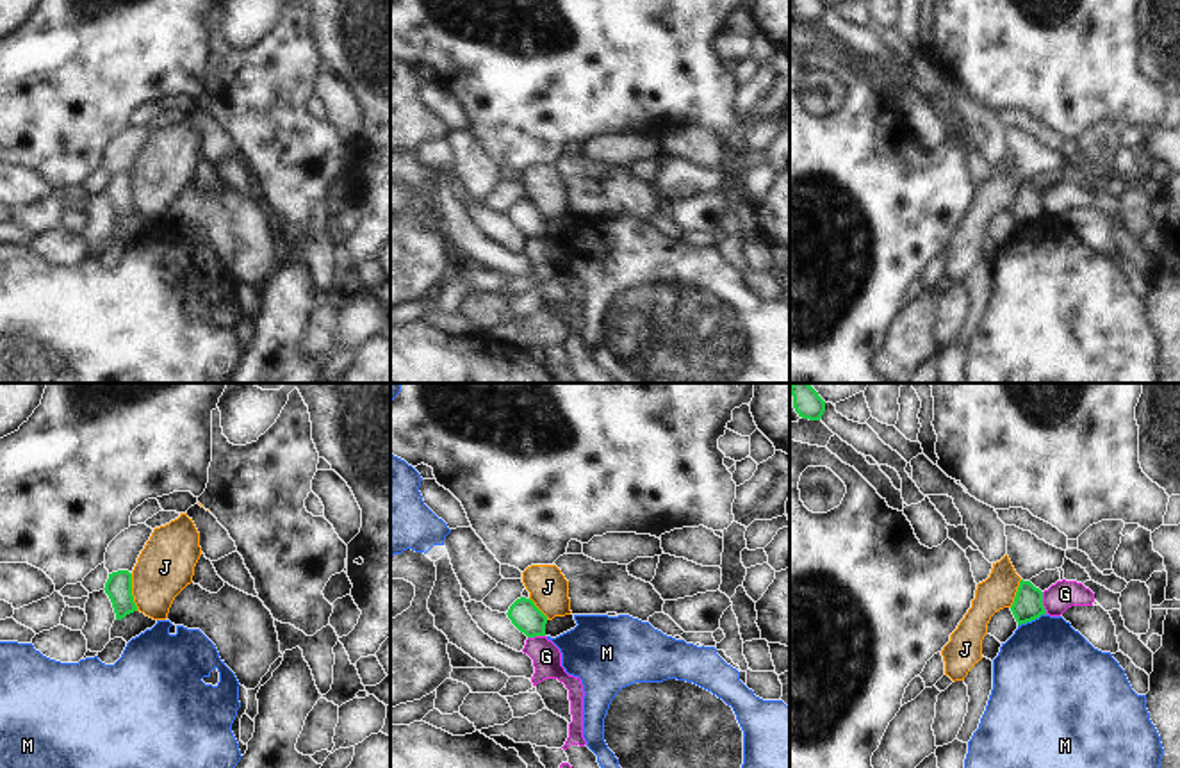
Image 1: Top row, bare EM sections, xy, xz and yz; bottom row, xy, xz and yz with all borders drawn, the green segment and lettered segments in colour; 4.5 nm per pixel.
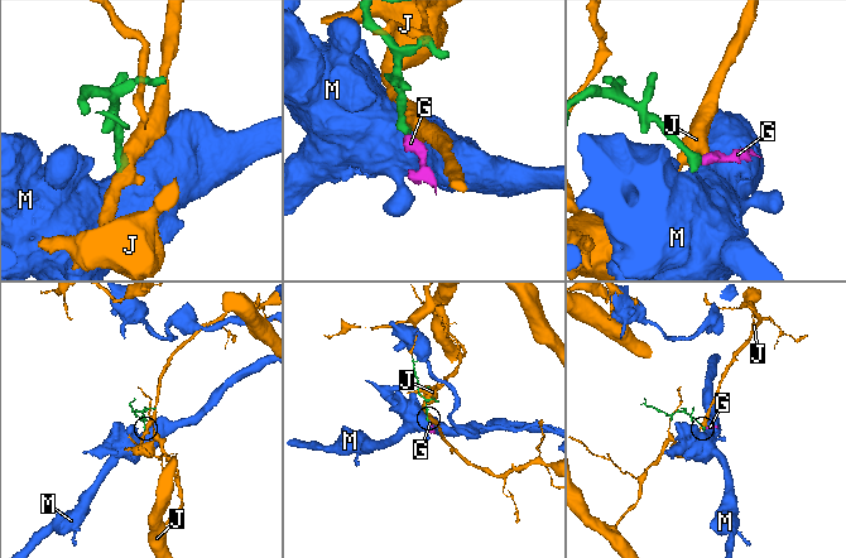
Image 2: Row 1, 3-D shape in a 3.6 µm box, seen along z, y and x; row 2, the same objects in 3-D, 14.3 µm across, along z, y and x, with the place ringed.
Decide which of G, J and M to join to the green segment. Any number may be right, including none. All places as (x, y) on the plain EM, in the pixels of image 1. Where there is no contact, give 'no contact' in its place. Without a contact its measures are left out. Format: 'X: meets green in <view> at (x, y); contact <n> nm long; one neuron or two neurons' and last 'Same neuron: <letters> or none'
G: meets green in yz at (1041, 204); contact 110 nm long; two neurons
J: meets green in xy at (131, 193); contact 170 nm long; two neurons
M: meets green in yz at (1031, 221); contact 140 nm long; two neurons
Same neuron: none

